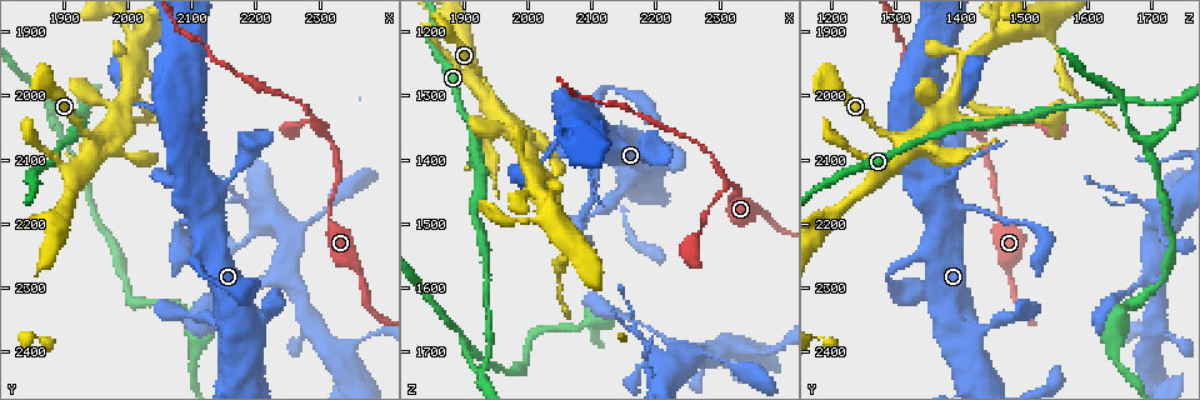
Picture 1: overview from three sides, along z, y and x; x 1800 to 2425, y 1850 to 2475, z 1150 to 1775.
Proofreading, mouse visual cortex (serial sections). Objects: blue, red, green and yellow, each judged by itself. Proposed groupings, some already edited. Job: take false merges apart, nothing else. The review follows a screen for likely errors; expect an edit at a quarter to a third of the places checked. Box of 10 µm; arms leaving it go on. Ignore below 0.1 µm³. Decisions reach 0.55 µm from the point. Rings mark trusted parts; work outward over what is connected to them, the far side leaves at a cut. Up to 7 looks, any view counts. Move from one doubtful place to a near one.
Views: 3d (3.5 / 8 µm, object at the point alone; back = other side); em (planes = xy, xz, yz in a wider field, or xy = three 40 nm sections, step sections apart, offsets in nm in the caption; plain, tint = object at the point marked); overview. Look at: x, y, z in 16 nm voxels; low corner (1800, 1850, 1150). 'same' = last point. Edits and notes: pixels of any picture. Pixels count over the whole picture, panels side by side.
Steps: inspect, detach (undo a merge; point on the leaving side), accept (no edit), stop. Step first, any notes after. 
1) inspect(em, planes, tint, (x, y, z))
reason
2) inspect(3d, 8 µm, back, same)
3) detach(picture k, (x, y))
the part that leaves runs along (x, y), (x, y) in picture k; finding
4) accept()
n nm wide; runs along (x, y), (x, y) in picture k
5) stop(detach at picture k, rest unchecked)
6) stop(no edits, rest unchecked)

inspect(3d, 3.5 µm, (2320, 2170, 1460))
narrows sharply

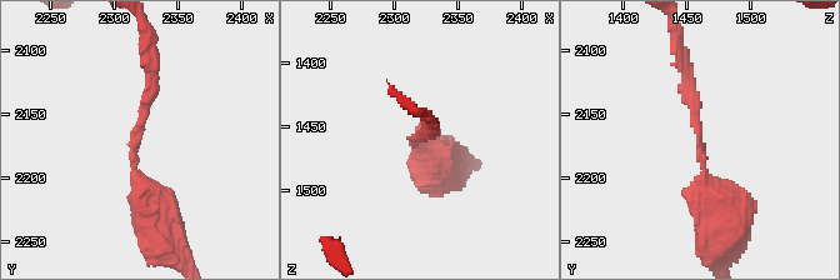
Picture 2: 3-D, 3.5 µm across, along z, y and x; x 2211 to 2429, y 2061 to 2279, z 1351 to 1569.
inspect(em, xy, step 5, tint, (2316, 2166, 1460))

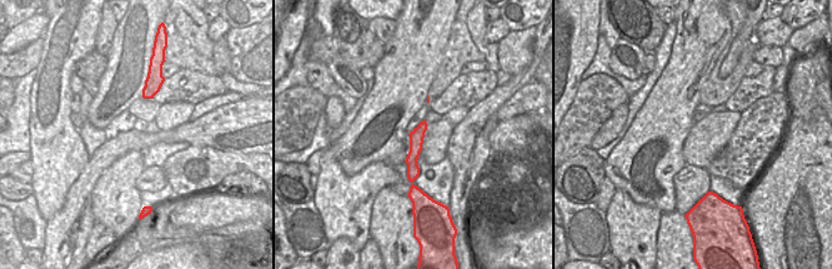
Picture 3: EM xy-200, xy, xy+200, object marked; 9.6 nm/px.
accept()
140 nm wide; runs along (720, 208), (704, 189), (681, 58) in picture 2; continuous, no second cell

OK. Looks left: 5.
inspect(3d, 8 µm, back, (2310, 2060, 1435))
a fork

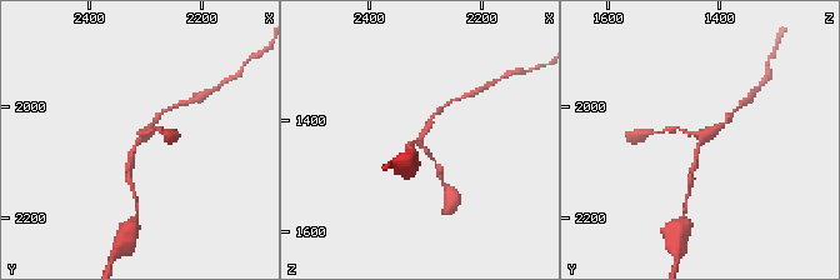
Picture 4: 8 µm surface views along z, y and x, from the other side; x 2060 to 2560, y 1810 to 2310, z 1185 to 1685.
inspect(em, xy, step 2, tint, same)
need the tissue

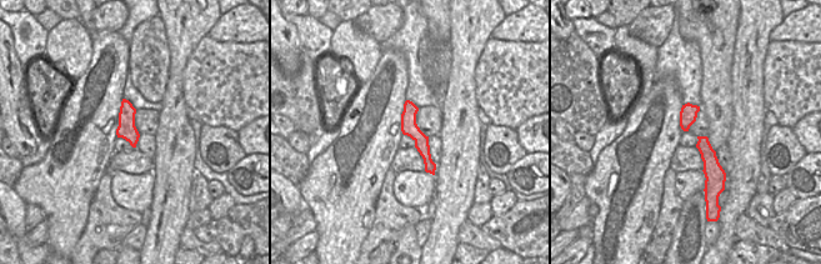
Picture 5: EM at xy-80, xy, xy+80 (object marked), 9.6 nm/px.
accept()
runs along (408, 104), (409, 126), (431, 169) in picture 5; continuous, no second cell

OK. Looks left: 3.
inspect(3d, 3.5 µm, (1930, 2055, 1275))
thin neck

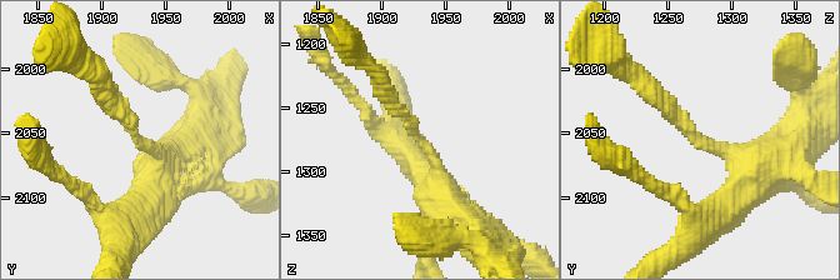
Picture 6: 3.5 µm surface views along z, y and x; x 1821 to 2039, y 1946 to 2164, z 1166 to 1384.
inspect(em, xy, step 2, tint, (1930, 2054, 1278))
arms of 200, 450 nm

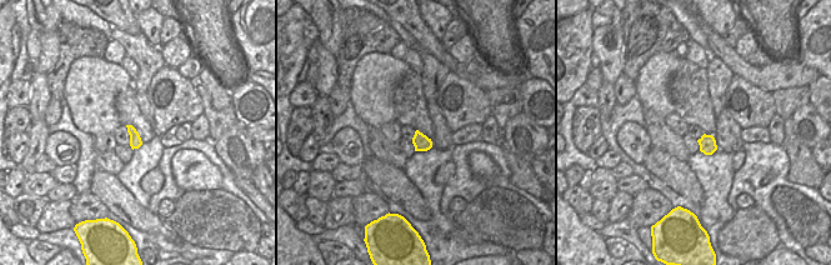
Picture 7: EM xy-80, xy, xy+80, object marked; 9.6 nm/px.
accept()
continuous, no second cell

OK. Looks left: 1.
stop(no edits, rest unchecked)

